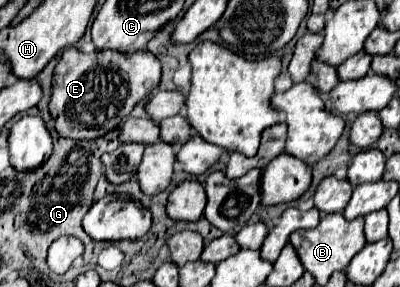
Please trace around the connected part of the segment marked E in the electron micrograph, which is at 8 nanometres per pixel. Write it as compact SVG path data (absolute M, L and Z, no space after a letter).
M70 47L62 51L62 57L54 69L50 115L58 135L84 141L98 139L116 129L120 121L144 99L160 81L160 59L148 51L118 53L118 51L94 51L90 55Z

